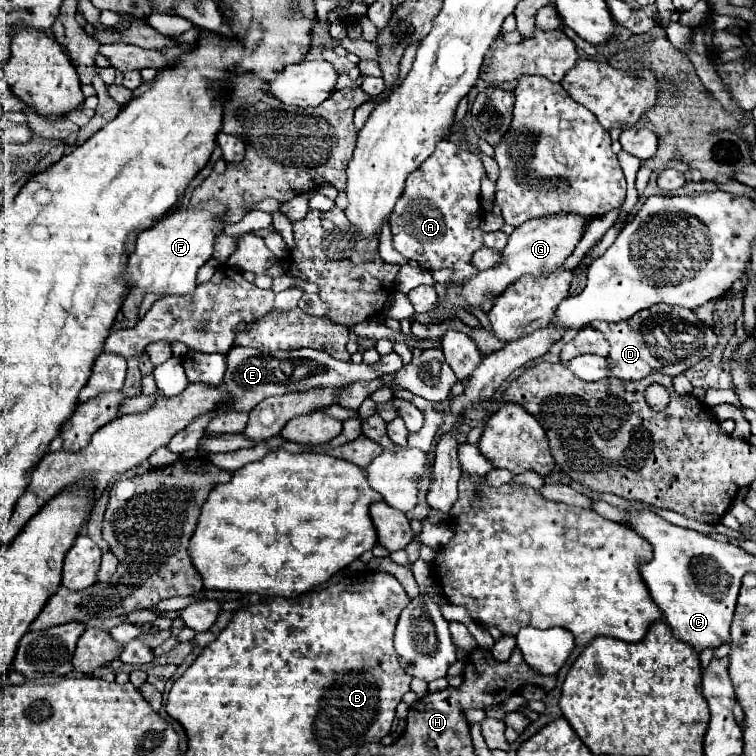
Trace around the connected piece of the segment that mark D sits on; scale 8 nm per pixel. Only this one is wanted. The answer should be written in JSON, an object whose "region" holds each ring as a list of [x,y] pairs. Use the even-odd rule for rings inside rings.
{"region":[[[656,305],[656,307],[648,307],[648,311],[642,311],[644,315],[636,315],[632,319],[626,321],[618,321],[618,323],[608,323],[608,321],[600,321],[600,323],[592,323],[594,329],[598,329],[606,341],[610,343],[610,353],[606,357],[608,363],[608,377],[618,377],[618,379],[626,379],[626,381],[638,381],[648,377],[654,371],[664,371],[668,375],[678,375],[684,373],[688,367],[696,365],[700,359],[704,359],[704,355],[710,355],[718,343],[716,335],[712,333],[712,327],[702,323],[690,309],[686,307],[678,307],[678,305]]]}

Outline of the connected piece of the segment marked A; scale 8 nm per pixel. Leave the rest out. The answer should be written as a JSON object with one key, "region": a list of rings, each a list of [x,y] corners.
{"region":[[[442,139],[436,151],[406,179],[406,189],[398,199],[390,229],[394,249],[406,255],[426,271],[450,267],[454,275],[450,281],[460,283],[468,275],[474,275],[470,259],[474,251],[482,247],[480,229],[480,181],[486,177],[482,161],[468,151],[462,151],[456,143]]]}

